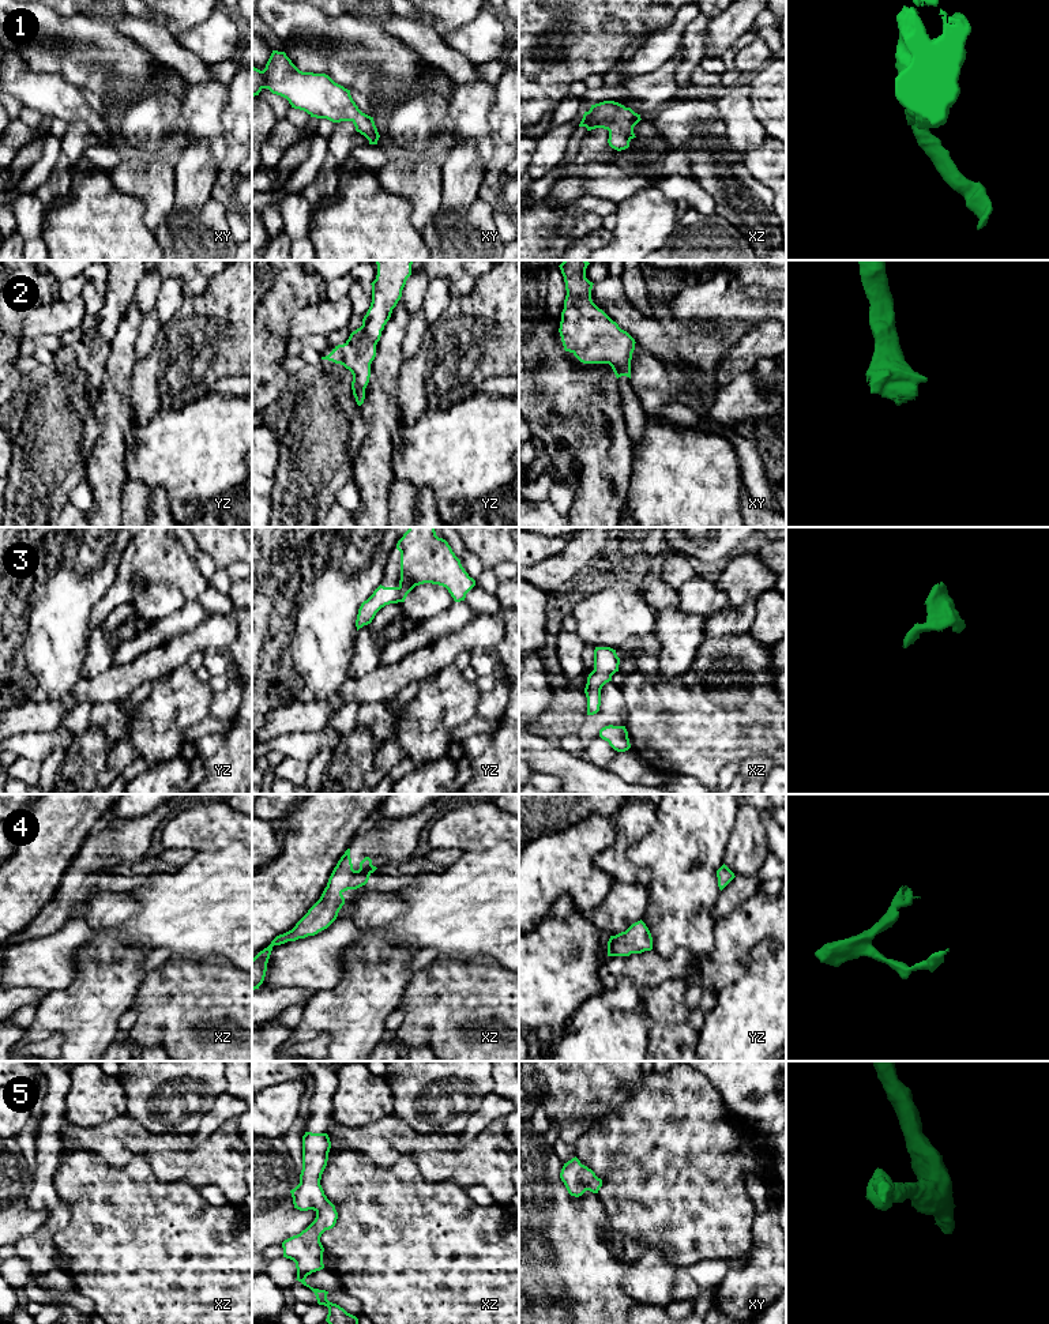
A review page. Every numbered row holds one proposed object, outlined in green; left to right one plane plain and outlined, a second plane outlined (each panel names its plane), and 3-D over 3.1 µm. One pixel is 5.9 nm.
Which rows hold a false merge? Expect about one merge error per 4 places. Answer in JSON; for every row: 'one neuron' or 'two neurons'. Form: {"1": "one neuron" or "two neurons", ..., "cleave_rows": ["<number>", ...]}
{"1": "one neuron", "2": "one neuron", "3": "one neuron", "4": "one neuron", "5": "one neuron", "cleave_rows": []}

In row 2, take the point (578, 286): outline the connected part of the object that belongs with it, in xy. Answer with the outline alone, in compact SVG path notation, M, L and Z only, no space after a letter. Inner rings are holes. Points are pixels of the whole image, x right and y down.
M564 260L559 267L567 296L560 336L565 351L583 364L609 364L616 377L631 379L635 339L591 300L593 282L586 278L587 260Z

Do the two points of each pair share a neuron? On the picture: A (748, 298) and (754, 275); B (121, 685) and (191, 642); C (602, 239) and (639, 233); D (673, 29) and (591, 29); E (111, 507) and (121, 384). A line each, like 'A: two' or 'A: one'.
A: two
B: one
C: two
D: two
E: one

